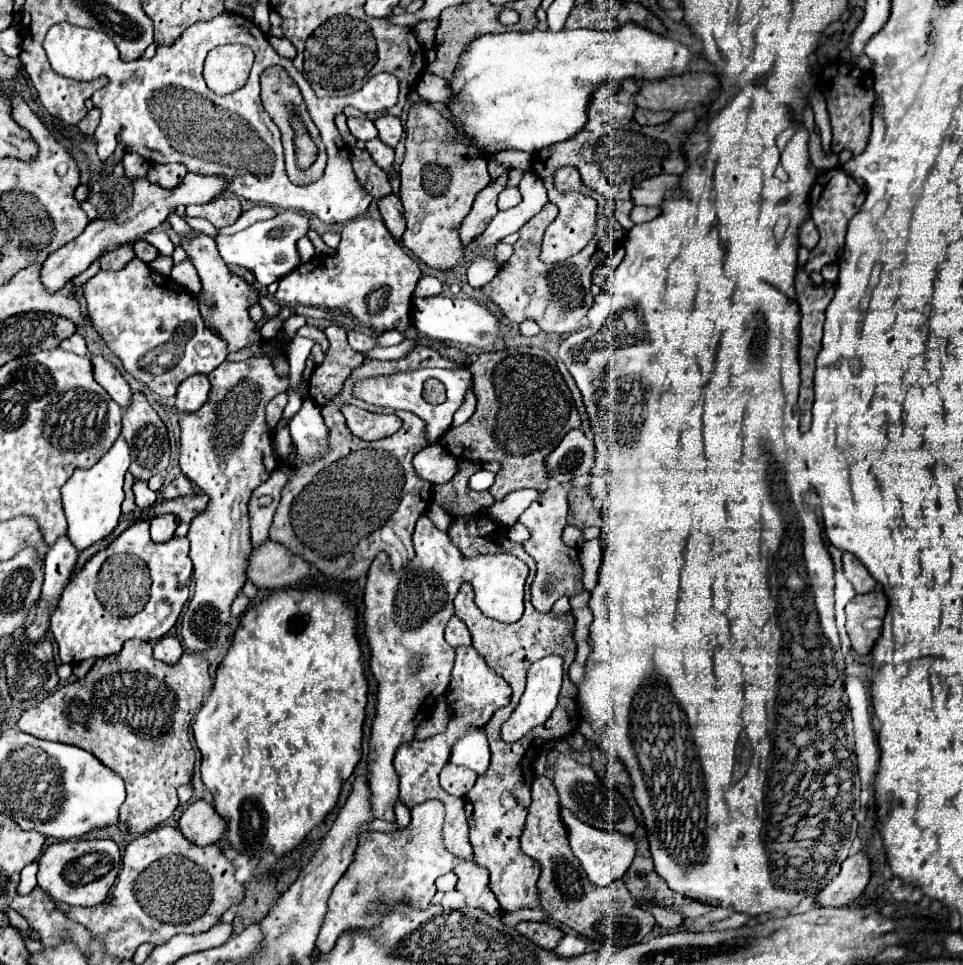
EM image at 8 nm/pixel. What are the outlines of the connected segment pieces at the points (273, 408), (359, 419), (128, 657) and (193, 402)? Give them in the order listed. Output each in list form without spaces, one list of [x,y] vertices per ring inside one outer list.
[[[284,392],[278,394],[276,398],[272,398],[268,402],[268,406],[266,406],[266,424],[268,424],[268,430],[270,432],[274,432],[274,428],[278,424],[278,418],[282,416],[282,410],[284,410],[286,402],[288,402],[288,396]]]
[[[344,406],[342,414],[344,414],[352,434],[358,436],[360,440],[366,440],[366,442],[388,438],[396,432],[396,428],[402,426],[398,416],[366,412],[356,406]]]
[[[128,640],[124,648],[112,656],[98,658],[86,678],[58,688],[38,706],[26,710],[18,728],[42,740],[56,740],[78,746],[94,754],[104,766],[114,770],[126,784],[126,800],[120,806],[120,820],[128,822],[128,832],[146,834],[178,808],[178,786],[192,786],[194,750],[188,738],[188,728],[194,714],[200,710],[202,696],[212,688],[208,660],[200,654],[186,652],[178,664],[168,666],[152,656],[152,644],[144,640]]]
[[[194,374],[180,384],[180,388],[176,392],[176,408],[186,414],[196,412],[206,404],[208,392],[210,392],[208,376]]]

